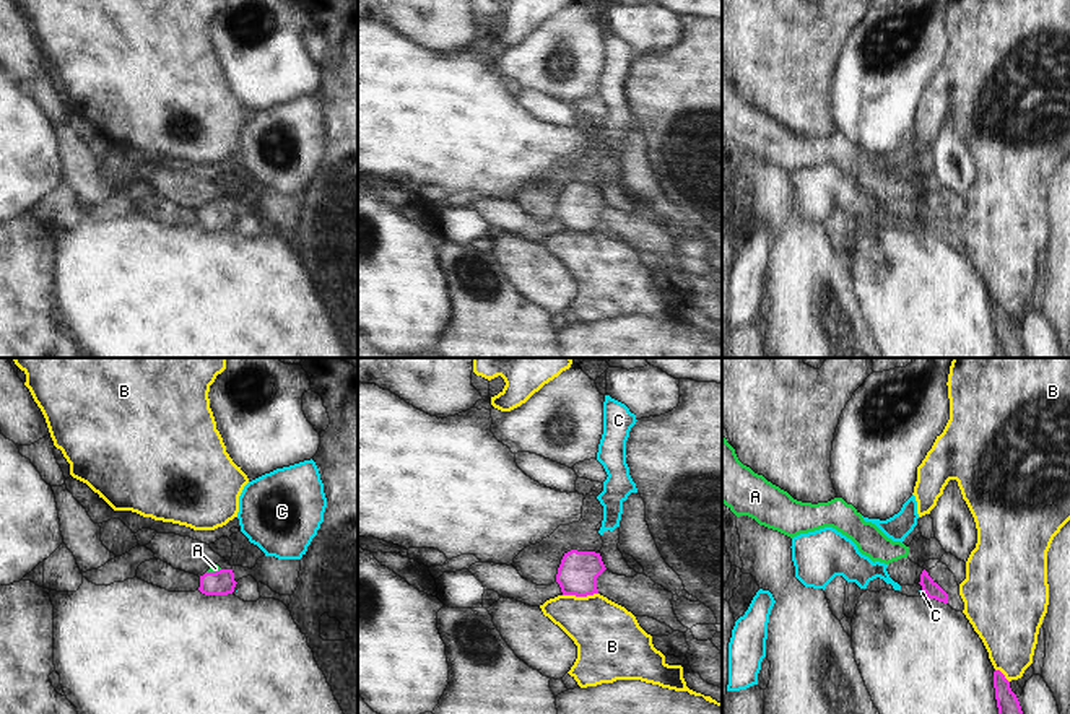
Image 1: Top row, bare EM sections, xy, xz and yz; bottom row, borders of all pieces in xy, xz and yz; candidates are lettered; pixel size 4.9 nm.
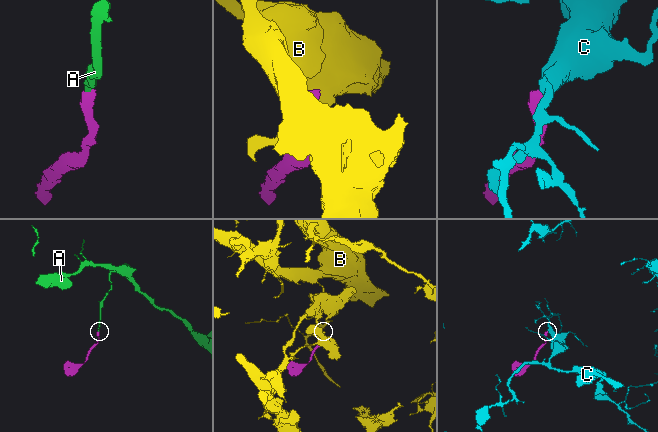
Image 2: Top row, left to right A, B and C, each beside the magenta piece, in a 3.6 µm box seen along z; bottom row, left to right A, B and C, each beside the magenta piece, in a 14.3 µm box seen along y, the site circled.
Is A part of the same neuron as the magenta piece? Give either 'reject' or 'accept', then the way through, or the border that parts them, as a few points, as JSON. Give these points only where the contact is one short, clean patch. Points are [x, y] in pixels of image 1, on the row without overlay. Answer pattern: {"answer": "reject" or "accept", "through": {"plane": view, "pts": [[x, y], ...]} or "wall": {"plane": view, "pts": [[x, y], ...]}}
{"answer": "accept", "through": {"plane": "xy", "pts": [[221, 218], [213, 208], [215, 204]]}}

